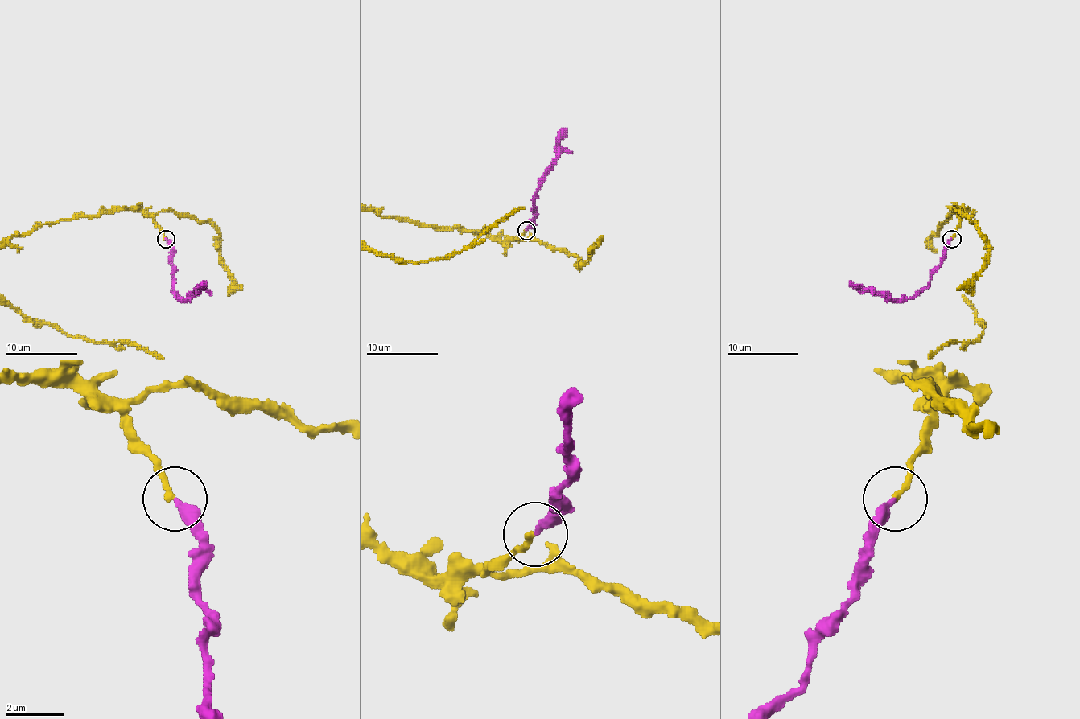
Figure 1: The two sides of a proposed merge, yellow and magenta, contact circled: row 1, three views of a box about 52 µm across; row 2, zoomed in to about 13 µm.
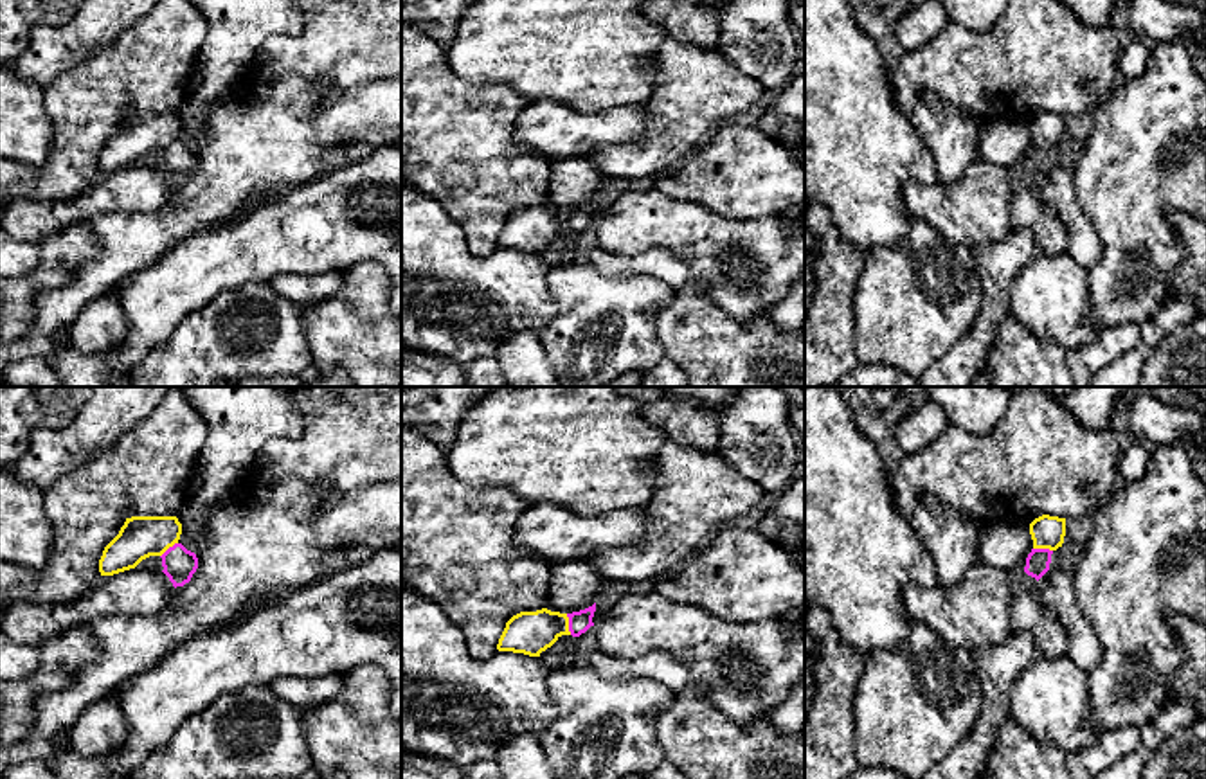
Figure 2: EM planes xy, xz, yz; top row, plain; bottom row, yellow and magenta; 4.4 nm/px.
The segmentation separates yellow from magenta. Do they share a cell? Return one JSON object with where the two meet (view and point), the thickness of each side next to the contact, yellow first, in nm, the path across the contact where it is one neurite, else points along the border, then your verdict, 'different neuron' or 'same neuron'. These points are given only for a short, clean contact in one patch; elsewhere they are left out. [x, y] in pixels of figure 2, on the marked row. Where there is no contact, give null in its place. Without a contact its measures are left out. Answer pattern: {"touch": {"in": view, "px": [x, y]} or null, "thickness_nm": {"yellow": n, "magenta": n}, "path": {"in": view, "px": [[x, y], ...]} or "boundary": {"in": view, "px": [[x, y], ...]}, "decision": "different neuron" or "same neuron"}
{"touch": {"in": "xz", "px": [567, 625]}, "thickness_nm": {"yellow": 190, "magenta": 100}, "path": {"in": "xz", "px": [[528, 632], [549, 625], [567, 625], [580, 621]]}, "decision": "same neuron"}

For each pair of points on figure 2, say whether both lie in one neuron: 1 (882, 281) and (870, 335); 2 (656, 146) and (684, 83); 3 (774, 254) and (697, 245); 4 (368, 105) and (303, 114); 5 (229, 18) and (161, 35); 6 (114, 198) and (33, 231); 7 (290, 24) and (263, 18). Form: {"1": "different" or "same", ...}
{"1": "same", "2": "same", "3": "same", "4": "same", "5": "different", "6": "same", "7": "same"}

